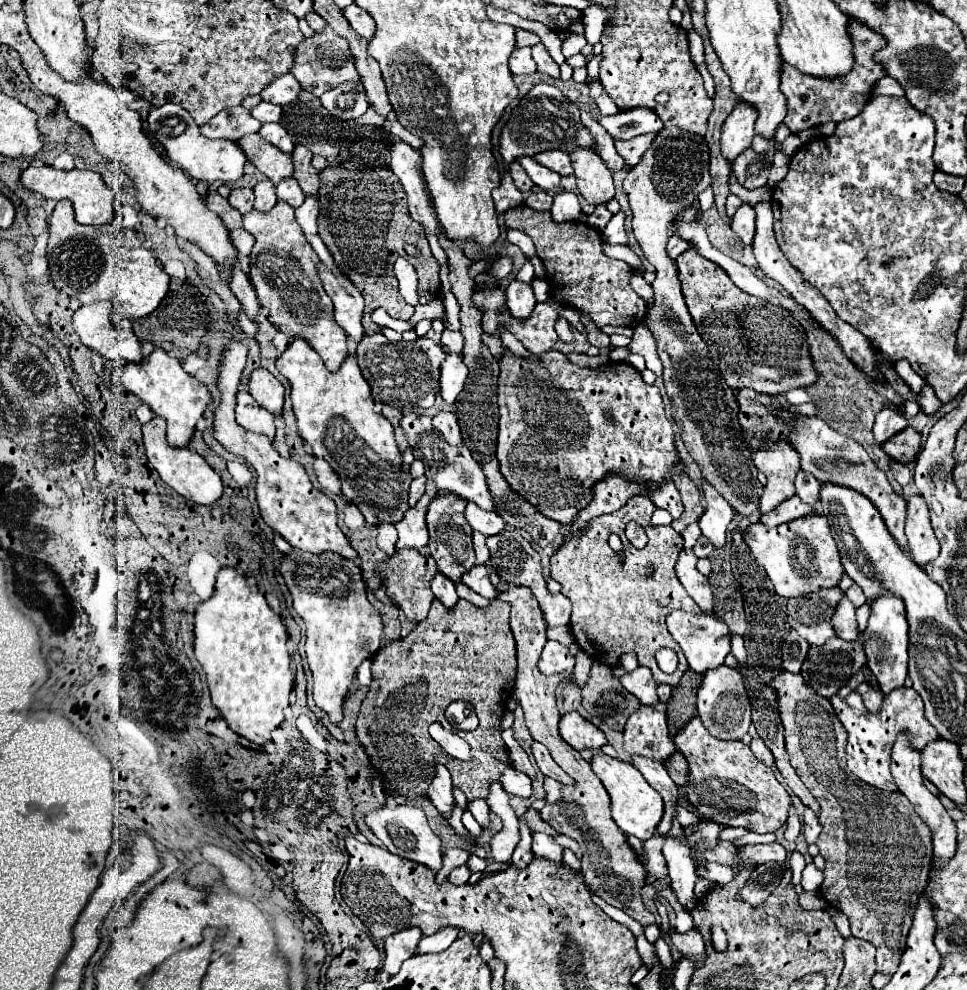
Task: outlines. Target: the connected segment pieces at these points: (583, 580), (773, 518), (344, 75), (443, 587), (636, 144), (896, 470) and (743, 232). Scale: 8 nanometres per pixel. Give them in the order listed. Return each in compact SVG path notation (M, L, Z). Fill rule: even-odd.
M637 495L631 497L615 513L593 517L583 527L583 531L575 533L571 539L563 539L563 543L551 557L549 571L551 577L561 585L561 593L573 603L571 631L575 643L585 653L607 665L617 665L621 653L635 651L639 655L639 665L649 667L657 683L675 687L689 665L681 647L669 637L665 617L675 609L681 609L685 613L701 613L701 609L695 605L695 601L691 601L683 585L677 583L679 579L675 577L673 571L675 557L683 549L683 539L669 525L653 527L651 525L653 511L655 505L651 505L651 501L645 495ZM629 521L635 521L645 529L649 543L643 549L635 549L627 541L625 525ZM611 533L617 533L623 541L623 555L625 555L623 565L607 545L607 537ZM647 565L653 565L653 577L647 577L645 573ZM661 647L671 647L679 657L679 667L671 675L665 675L657 667L655 651Z
M793 495L791 499L779 503L771 513L761 515L759 521L763 525L771 527L771 525L781 525L783 521L791 521L791 519L797 519L797 517L803 517L803 515L811 515L811 513L813 513L813 509L807 503L803 503L799 497Z
M325 25L321 31L315 31L313 37L305 37L295 47L291 75L299 81L299 85L303 89L307 89L309 93L313 93L315 97L319 97L321 93L325 93L325 91L341 85L345 81L361 83L361 75L355 69L355 59L353 59L351 51L349 51L347 41L343 41L343 37L339 37L329 25Z
M437 573L437 577L433 577L431 581L431 591L435 595L437 601L441 601L441 605L445 609L453 609L457 603L457 593L455 593L455 583L447 581L447 577L443 577L443 573Z
M645 133L645 135L637 135L633 139L615 139L615 149L617 153L625 159L627 167L635 167L639 163L639 159L643 157L643 153L649 149L651 141L655 139L653 133Z
M891 459L889 467L891 467L893 477L897 479L897 483L899 483L901 487L905 487L905 485L911 481L911 471L909 471L909 467L907 467L907 465L901 465L901 463L897 463L897 461L893 461L893 459Z
M741 205L731 217L731 229L743 241L743 245L751 245L755 235L755 211L749 205Z

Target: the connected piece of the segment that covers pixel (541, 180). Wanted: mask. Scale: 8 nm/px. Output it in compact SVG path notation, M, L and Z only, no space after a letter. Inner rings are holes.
M519 157L517 161L521 163L521 167L525 169L525 173L531 177L531 181L537 187L541 187L545 191L557 191L559 189L561 177L557 173L551 173L547 167L539 165L533 157Z

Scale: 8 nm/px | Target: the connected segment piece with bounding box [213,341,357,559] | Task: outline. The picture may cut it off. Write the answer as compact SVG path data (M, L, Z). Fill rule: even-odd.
M231 341L223 347L219 377L217 377L217 387L221 391L221 403L215 407L215 413L213 413L213 437L229 453L241 457L247 465L255 469L257 505L259 505L263 521L273 531L277 531L287 543L291 543L297 549L303 549L309 553L333 551L333 553L339 553L341 557L355 559L357 553L349 545L343 531L337 527L335 503L311 485L309 475L303 469L303 465L297 463L295 459L283 459L275 451L271 439L245 431L243 427L235 423L233 407L235 407L235 395L237 395L237 387L241 381L241 371L245 367L245 361L247 361L247 347L243 343Z

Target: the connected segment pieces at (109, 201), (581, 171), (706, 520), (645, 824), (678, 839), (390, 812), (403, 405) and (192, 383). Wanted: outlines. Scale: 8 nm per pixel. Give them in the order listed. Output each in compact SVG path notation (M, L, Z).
M29 165L21 173L21 185L31 189L33 193L43 195L45 199L69 199L75 207L75 221L81 225L105 225L113 219L113 191L103 183L101 175L93 171L57 171L49 165L43 167L33 167Z
M575 149L571 161L579 193L589 205L605 205L615 197L611 171L597 153L591 153L591 149Z
M701 479L701 491L705 499L705 513L699 519L699 527L713 547L721 549L727 541L727 525L731 523L735 511L705 479Z
M595 753L591 759L591 769L607 789L611 797L611 811L613 811L613 821L619 825L621 831L627 835L635 835L641 841L647 841L655 835L655 829L663 817L663 799L661 795L643 779L643 775L625 761L607 757L603 753Z
M677 797L673 803L673 823L671 829L667 833L665 845L663 845L663 857L667 861L667 877L671 881L671 889L677 893L679 903L683 905L685 911L691 911L691 905L695 905L695 895L693 895L693 887L697 883L697 875L695 875L695 861L691 859L691 849L687 845L683 827L677 819Z
M395 805L395 807L379 807L373 809L365 815L365 823L367 827L383 841L385 849L405 857L405 859L419 859L421 865L427 865L429 869L437 871L441 867L441 839L431 831L427 817L423 813L423 809L415 807L415 805Z
M375 333L365 335L357 345L357 363L371 387L371 397L375 403L385 403L397 409L431 409L435 405L435 395L439 391L439 365L443 357L443 347L427 337L413 343L389 343L385 335Z
M155 349L155 351L153 351L149 357L145 357L141 363L127 363L127 365L123 365L119 373L121 373L121 375L119 375L121 387L123 387L127 393L137 395L145 405L149 405L149 409L151 409L155 415L159 415L159 417L163 417L163 419L167 421L167 441L169 441L169 445L171 445L171 447L187 447L187 443L191 441L191 437L193 437L193 433L195 433L195 423L197 423L197 419L203 417L205 407L211 403L211 393L207 391L207 387L201 385L201 383L199 383L195 377L191 377L189 373L185 373L183 367L181 367L181 361L169 357L163 349Z

